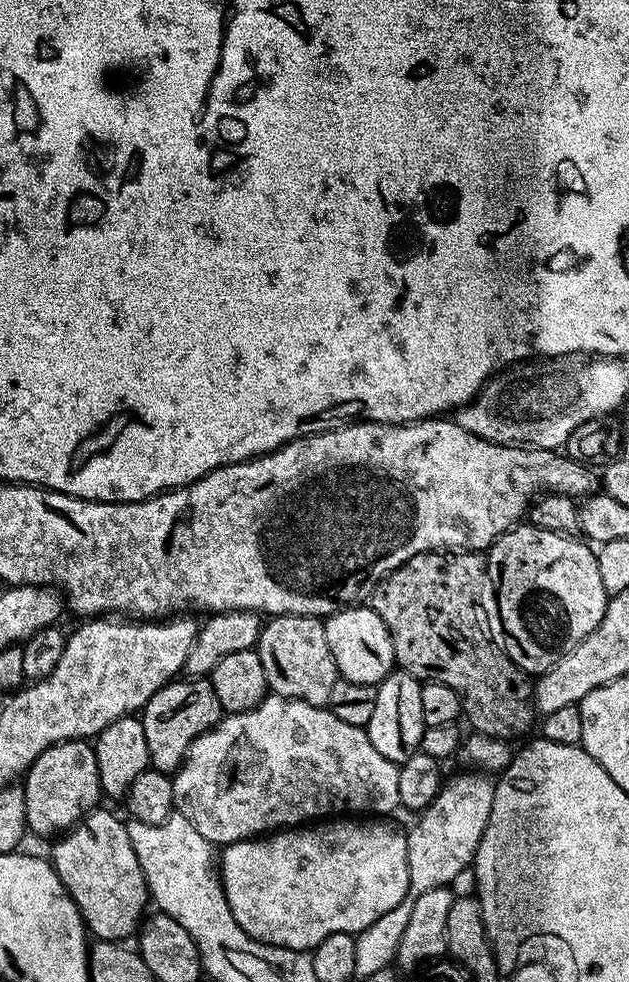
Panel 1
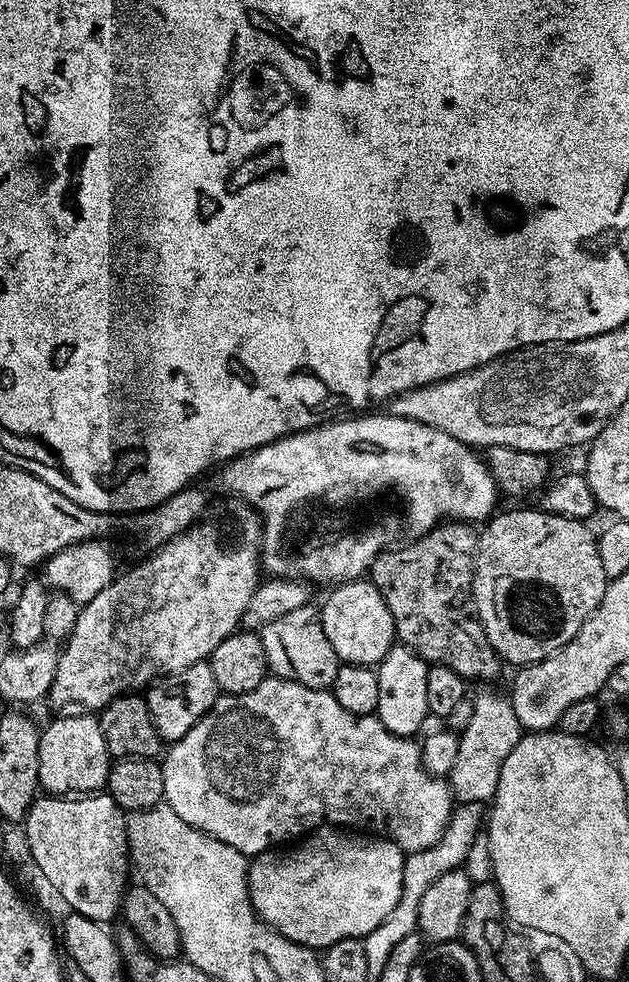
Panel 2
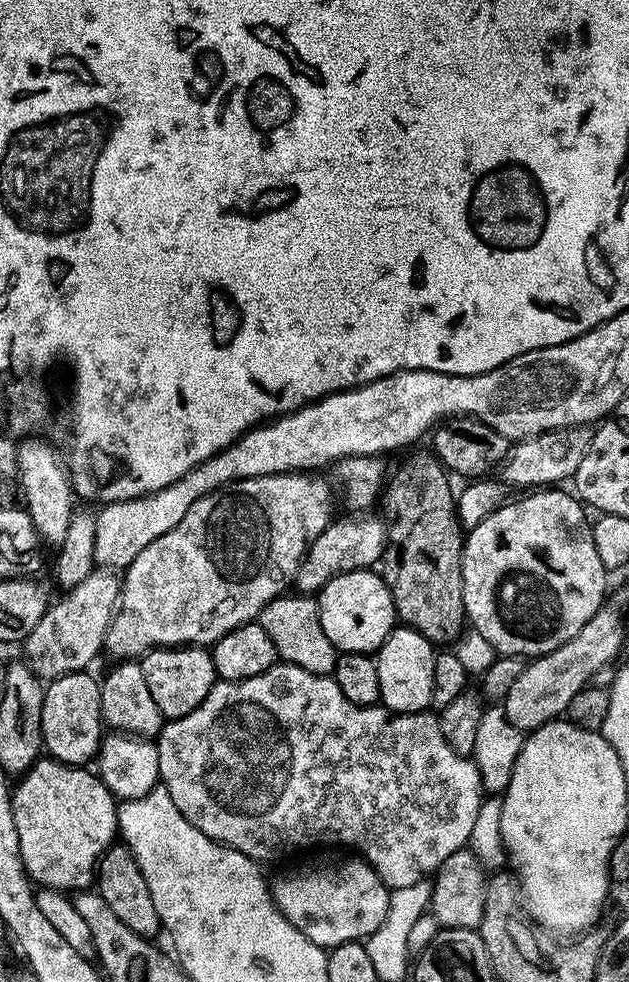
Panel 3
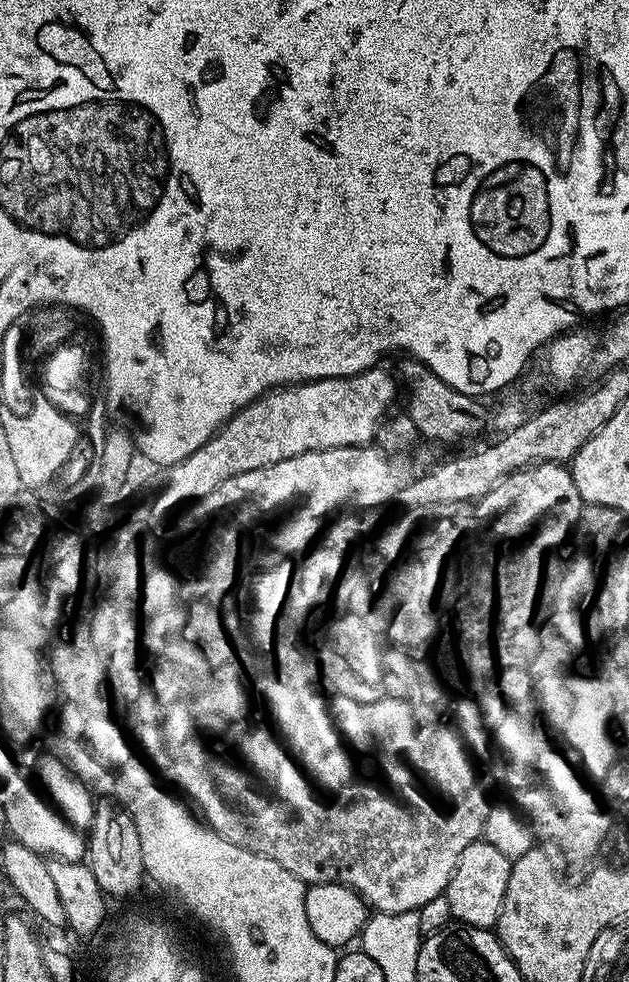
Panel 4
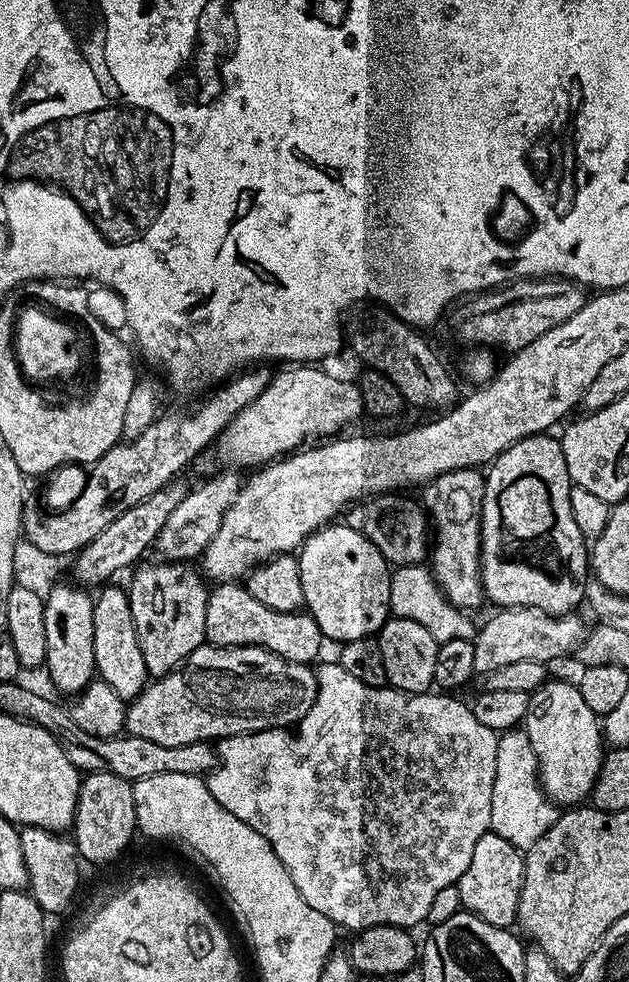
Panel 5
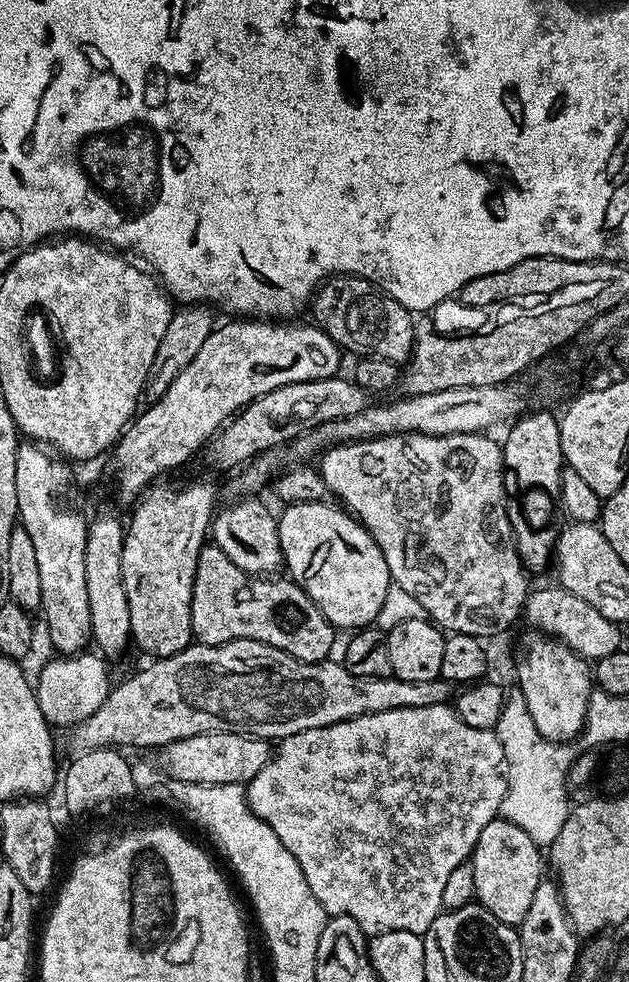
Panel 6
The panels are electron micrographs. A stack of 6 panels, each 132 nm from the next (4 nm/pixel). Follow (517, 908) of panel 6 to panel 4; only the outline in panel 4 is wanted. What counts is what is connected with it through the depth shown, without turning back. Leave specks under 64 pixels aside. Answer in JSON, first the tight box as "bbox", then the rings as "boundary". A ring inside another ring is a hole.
{"bbox":[446,838,512,929],"boundary":[[[481,838],[466,846],[466,850],[462,850],[462,858],[458,858],[458,866],[450,878],[446,893],[452,920],[469,928],[495,929],[502,902],[506,898],[506,884],[510,882],[511,869],[512,861],[495,846],[490,846],[490,842]]]}

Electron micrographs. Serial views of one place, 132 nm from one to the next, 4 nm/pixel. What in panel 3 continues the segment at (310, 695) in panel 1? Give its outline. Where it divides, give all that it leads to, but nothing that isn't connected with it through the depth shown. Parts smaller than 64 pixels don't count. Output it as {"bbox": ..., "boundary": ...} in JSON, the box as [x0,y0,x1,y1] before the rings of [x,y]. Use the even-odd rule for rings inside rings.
{"bbox":[258,594,338,676],"boundary":[[[281,594],[265,606],[258,617],[258,622],[266,634],[270,634],[270,642],[274,642],[277,657],[283,663],[293,664],[302,670],[310,670],[315,676],[326,676],[335,673],[338,650],[326,638],[326,630],[322,630],[320,605],[308,594]]]}

